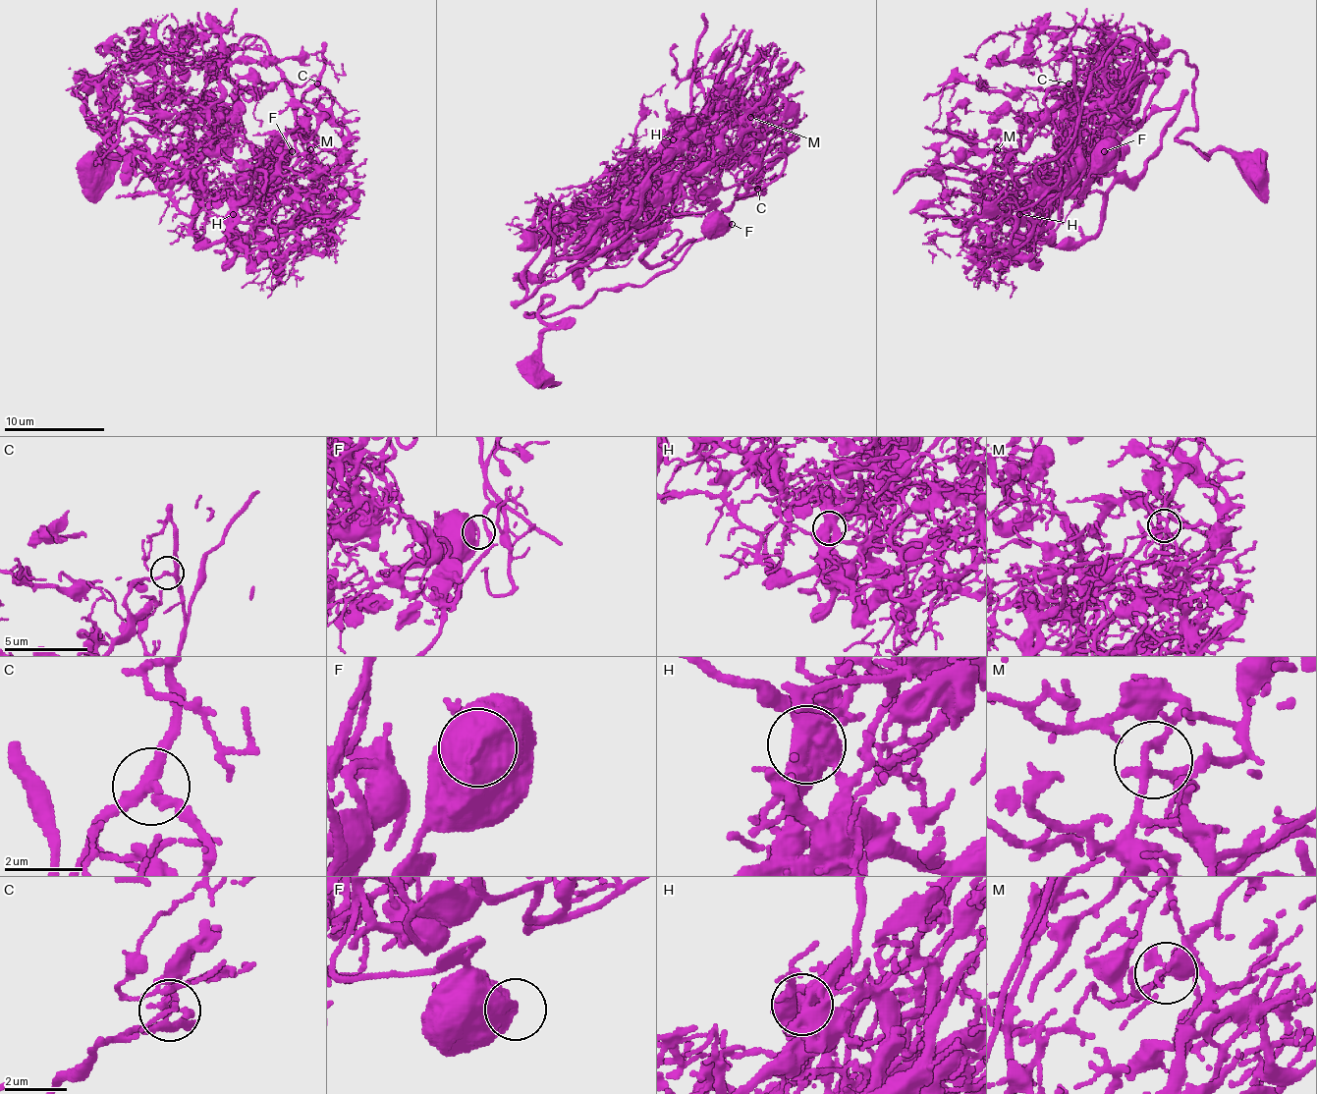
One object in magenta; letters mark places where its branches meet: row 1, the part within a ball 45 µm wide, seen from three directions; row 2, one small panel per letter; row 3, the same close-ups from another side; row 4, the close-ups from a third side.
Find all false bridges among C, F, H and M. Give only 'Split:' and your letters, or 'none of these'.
Split: C, H

